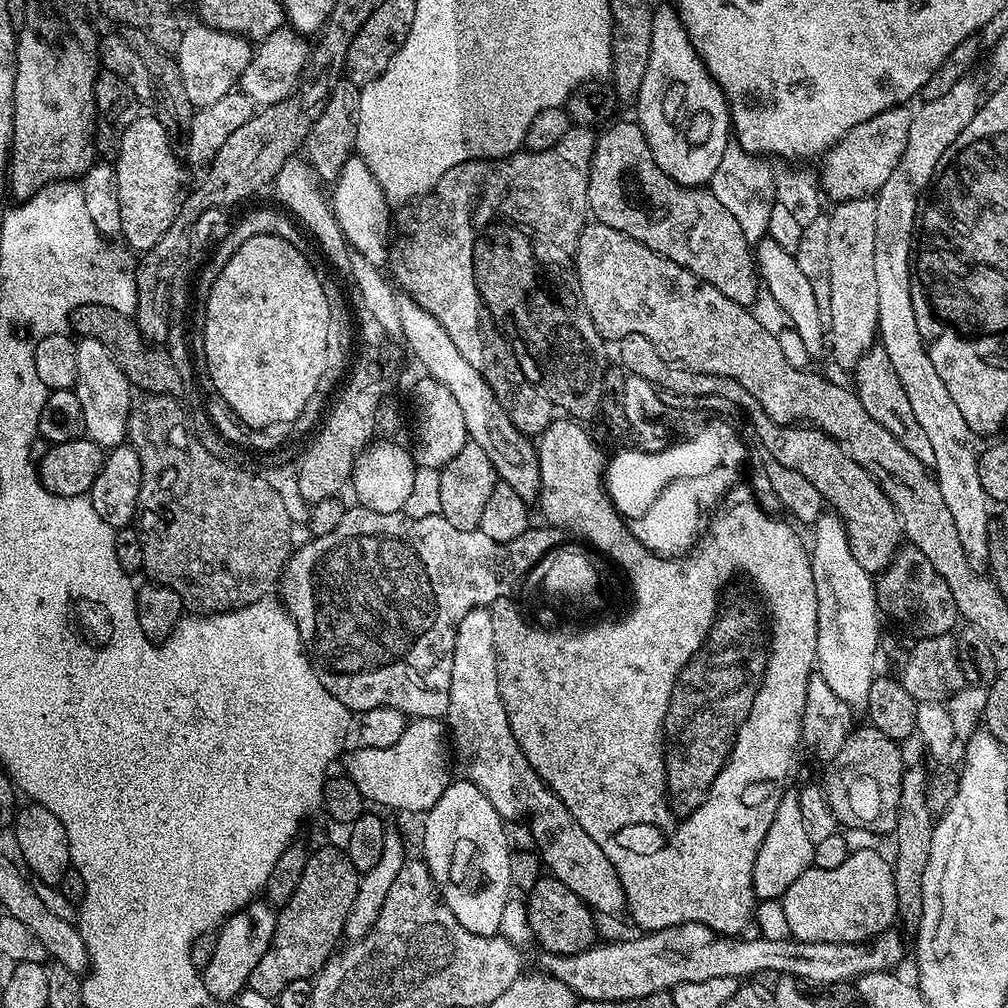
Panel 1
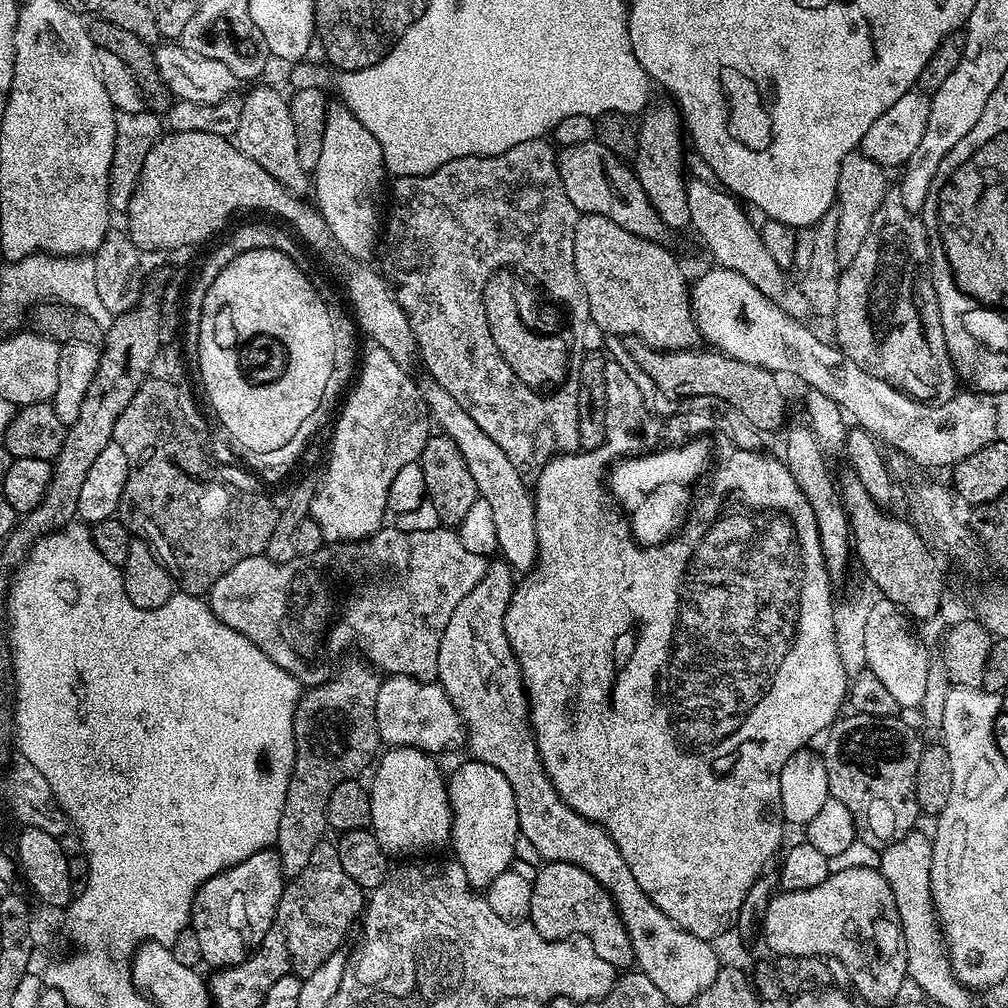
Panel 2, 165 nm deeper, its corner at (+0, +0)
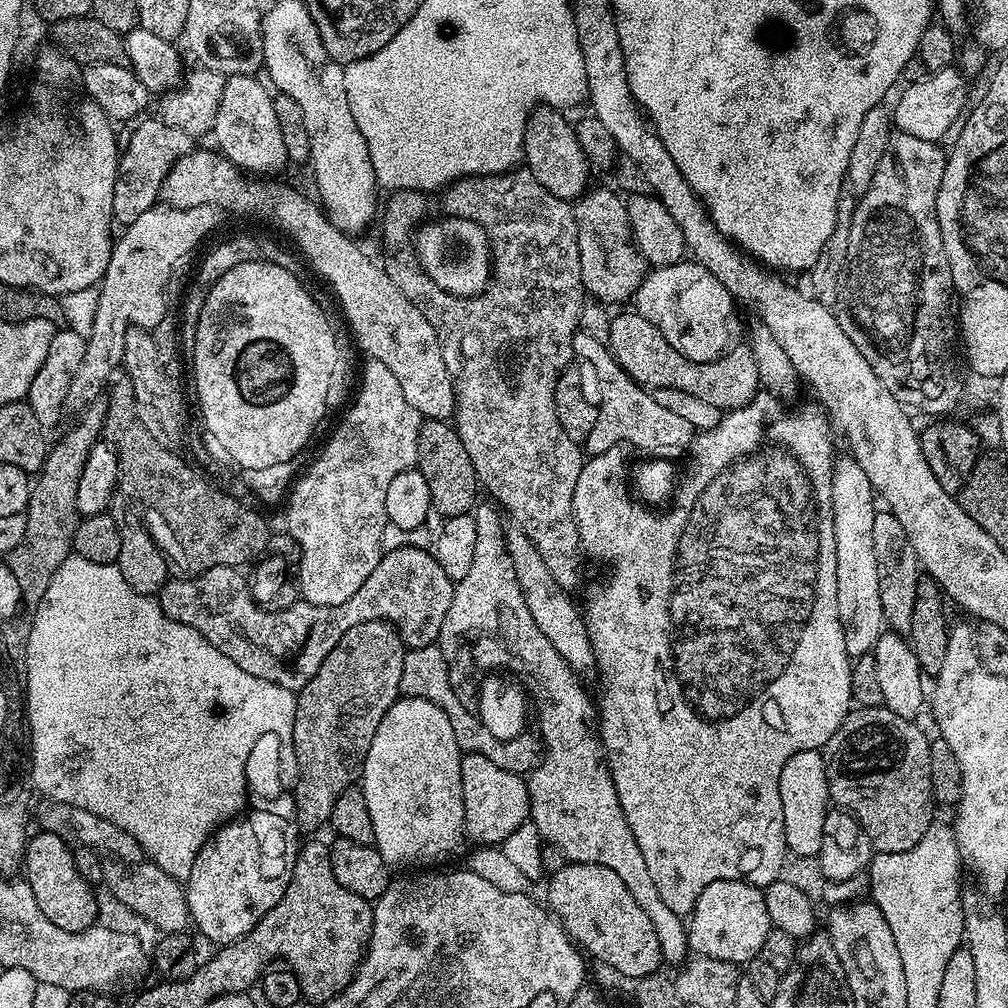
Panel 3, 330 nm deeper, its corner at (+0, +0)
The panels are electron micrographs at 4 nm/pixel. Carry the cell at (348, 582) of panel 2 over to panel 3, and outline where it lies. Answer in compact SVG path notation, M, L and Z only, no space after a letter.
M393 548L381 555L378 566L374 566L370 578L362 582L358 594L342 602L342 606L314 606L297 602L277 612L269 612L267 608L257 604L252 597L249 577L243 576L240 572L243 571L239 567L214 566L205 572L180 578L184 580L169 579L158 593L160 609L174 622L182 622L198 630L198 634L202 634L202 638L206 638L210 646L218 646L218 650L222 650L226 658L242 666L246 674L254 674L254 678L274 682L294 693L304 688L306 682L314 678L314 674L318 674L318 666L322 666L326 654L334 650L338 638L342 638L342 634L346 634L346 630L350 630L350 626L358 622L384 620L387 624L393 624L402 638L405 649L436 644L440 638L440 624L446 618L446 610L450 610L454 587L454 581L448 577L429 549Z

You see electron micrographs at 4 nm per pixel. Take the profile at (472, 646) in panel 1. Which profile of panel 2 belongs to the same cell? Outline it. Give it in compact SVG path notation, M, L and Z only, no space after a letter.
M504 562L493 563L489 567L488 572L482 578L482 582L478 582L478 586L474 586L474 590L470 590L470 594L466 594L466 598L462 598L462 602L458 602L458 610L454 610L454 614L450 614L450 622L446 622L446 630L442 634L442 646L438 648L438 682L446 690L446 694L450 698L450 702L460 712L460 717L464 723L464 731L466 733L466 748L475 759L486 762L490 766L494 766L494 770L502 770L502 774L506 774L506 782L510 782L510 786L514 790L514 802L518 806L518 822L520 823L520 836L528 839L528 844L540 856L545 856L545 861L566 862L578 866L582 870L590 873L595 880L610 894L610 898L615 902L618 914L622 918L622 922L626 926L626 934L630 934L630 942L634 946L634 954L636 955L634 964L639 971L646 974L646 978L650 978L650 982L654 982L654 986L658 986L658 990L662 990L662 994L668 1000L669 1005L676 1004L691 1005L698 998L698 994L702 994L702 990L706 990L706 986L710 986L710 982L714 982L714 978L720 972L722 961L718 953L712 949L713 945L709 941L698 938L694 934L690 934L686 930L677 928L670 918L666 918L666 914L662 914L662 910L658 910L658 906L654 906L654 902L650 902L650 898L642 890L642 886L638 886L637 880L634 879L634 873L630 870L630 866L626 866L626 858L622 858L622 854L618 850L618 846L614 846L614 842L610 838L610 834L602 826L598 826L593 820L582 818L582 814L578 814L570 806L566 806L566 802L561 798L552 785L552 780L546 774L543 762L540 761L540 751L536 745L536 735L532 733L532 722L528 718L528 694L524 691L524 679L520 673L520 663L514 654L514 650L510 646L510 642L506 638L506 626L504 625L504 611L512 597L514 587L514 572L508 564Z

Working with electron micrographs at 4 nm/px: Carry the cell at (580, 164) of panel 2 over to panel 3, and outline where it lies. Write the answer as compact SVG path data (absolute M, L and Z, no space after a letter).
M537 106L532 109L526 122L526 134L524 135L523 163L538 178L538 182L554 198L575 202L589 191L588 172L590 165L588 159L582 154L582 150L576 141L575 127L570 123L563 111L558 108Z

